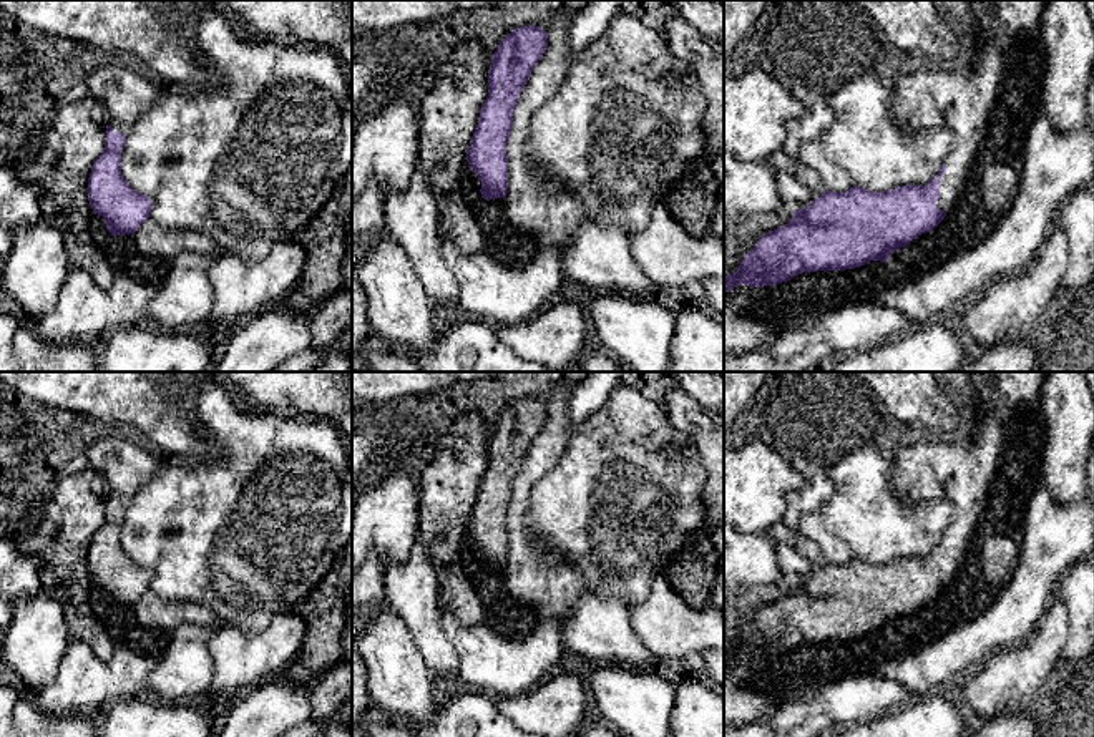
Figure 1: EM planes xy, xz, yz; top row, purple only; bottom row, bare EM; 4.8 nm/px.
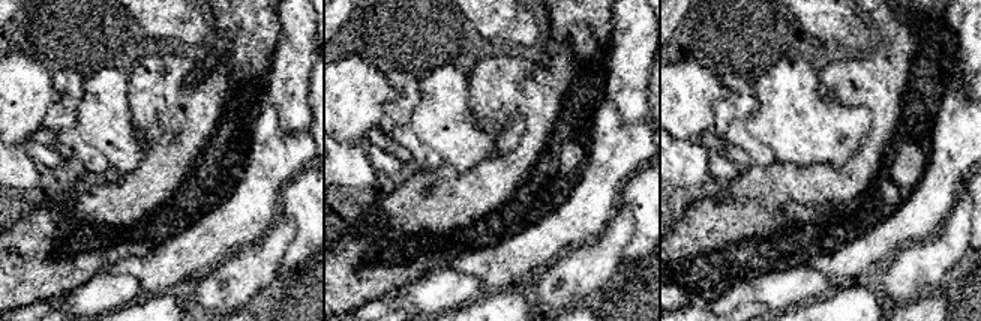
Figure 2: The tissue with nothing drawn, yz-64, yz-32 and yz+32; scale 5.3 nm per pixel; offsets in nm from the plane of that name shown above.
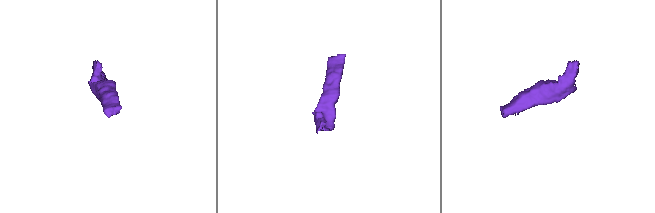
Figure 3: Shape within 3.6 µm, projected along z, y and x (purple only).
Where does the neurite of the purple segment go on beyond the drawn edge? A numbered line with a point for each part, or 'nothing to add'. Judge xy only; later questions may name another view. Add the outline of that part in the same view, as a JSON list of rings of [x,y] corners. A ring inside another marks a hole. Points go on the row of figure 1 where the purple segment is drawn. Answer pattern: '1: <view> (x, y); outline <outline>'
1: xy (126, 93); outline [[[101,68],[93,71],[81,95],[98,100],[108,108],[108,124],[116,133],[128,136],[129,129],[159,96],[156,88],[143,75],[131,70]]]

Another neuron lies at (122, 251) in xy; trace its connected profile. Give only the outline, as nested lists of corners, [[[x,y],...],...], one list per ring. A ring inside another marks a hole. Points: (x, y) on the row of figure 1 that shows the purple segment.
[[[131,234],[111,236],[105,244],[115,276],[126,274],[159,290],[169,274],[171,261],[141,254]]]

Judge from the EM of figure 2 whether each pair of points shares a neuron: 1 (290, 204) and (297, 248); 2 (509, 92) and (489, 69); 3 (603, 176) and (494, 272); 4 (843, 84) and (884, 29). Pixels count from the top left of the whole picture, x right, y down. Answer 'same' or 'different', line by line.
1: same
2: same
3: same
4: same

